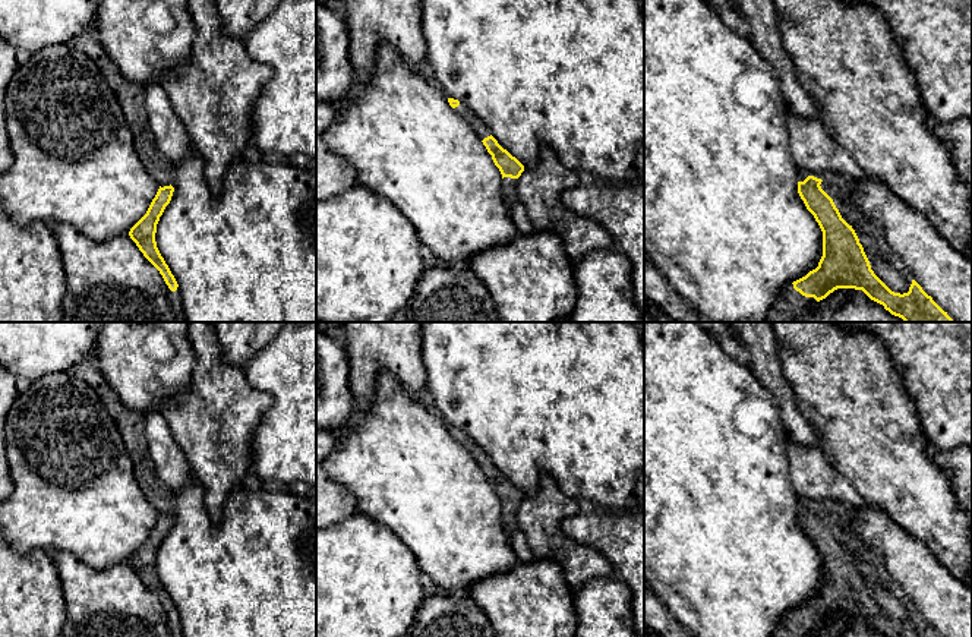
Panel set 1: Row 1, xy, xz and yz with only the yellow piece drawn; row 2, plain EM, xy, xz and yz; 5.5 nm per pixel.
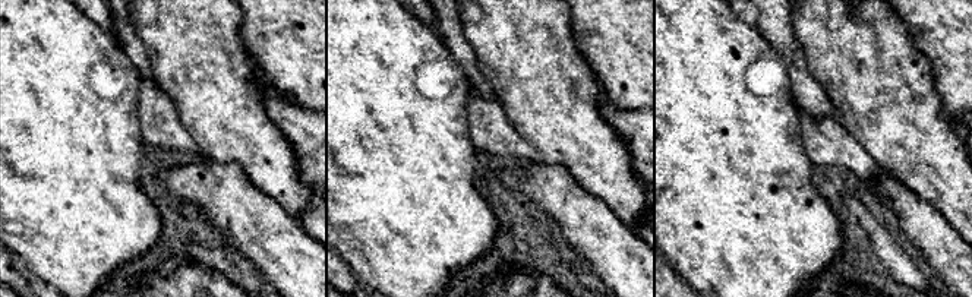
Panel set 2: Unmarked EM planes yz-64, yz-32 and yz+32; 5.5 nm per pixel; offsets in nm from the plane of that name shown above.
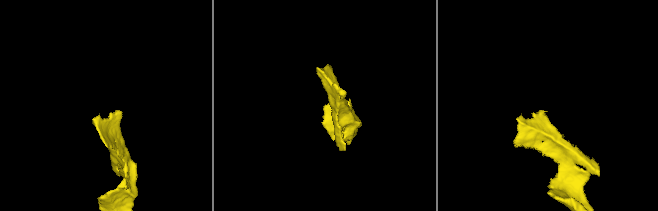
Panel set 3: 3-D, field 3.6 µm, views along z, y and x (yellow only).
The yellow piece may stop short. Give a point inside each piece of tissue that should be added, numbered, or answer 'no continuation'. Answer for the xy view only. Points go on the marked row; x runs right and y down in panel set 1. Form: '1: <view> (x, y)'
1: xy (131, 95)
2: xy (174, 297)

